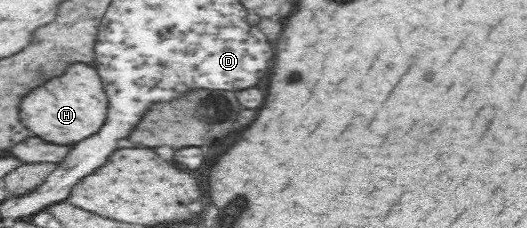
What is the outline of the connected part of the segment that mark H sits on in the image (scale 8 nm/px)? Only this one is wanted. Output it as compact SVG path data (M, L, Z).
M75 65L65 81L55 81L41 89L39 95L25 97L21 103L21 119L31 133L55 145L75 145L91 137L105 121L105 97L101 93L101 81L97 81L97 71L89 65Z

